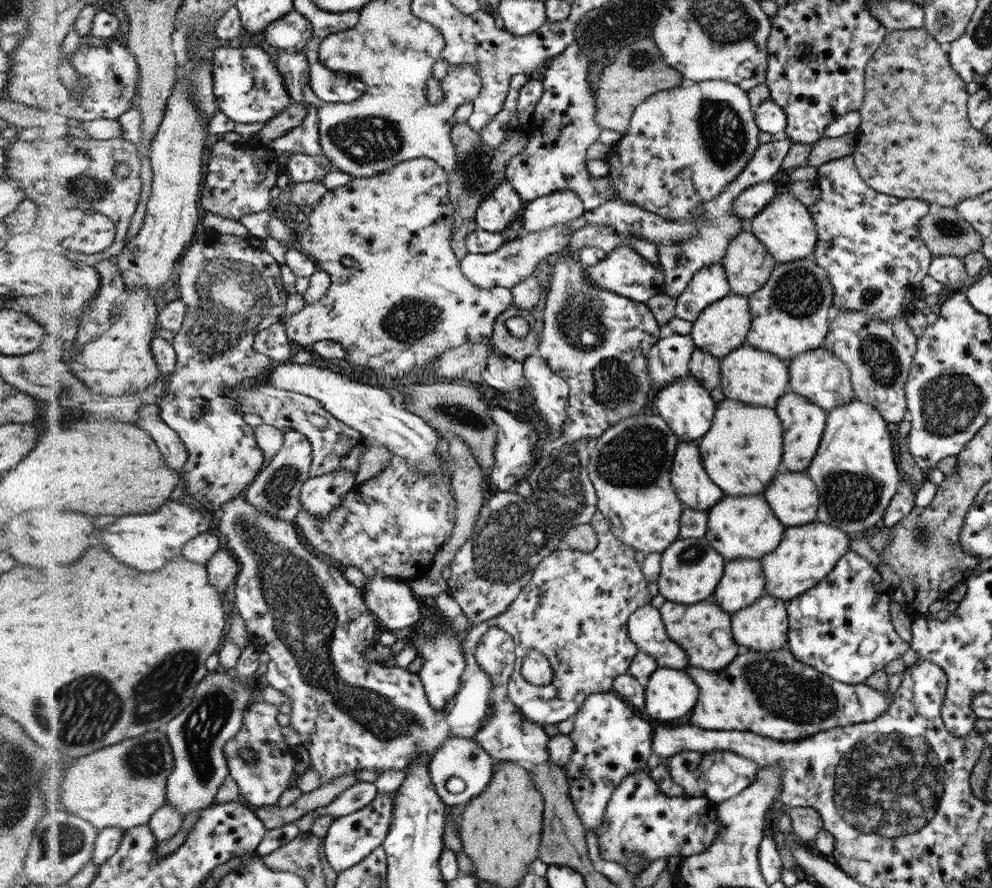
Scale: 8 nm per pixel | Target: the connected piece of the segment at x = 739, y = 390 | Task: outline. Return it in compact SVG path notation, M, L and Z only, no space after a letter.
M744 344L720 360L722 392L730 400L738 400L754 408L775 409L788 388L788 368L775 354Z

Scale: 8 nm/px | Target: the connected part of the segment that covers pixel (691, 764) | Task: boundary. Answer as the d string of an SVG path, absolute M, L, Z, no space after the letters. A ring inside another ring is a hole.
M684 751L667 757L667 769L670 776L675 779L678 786L682 786L686 796L696 797L698 793L699 772L697 766L701 761L701 753L696 751Z

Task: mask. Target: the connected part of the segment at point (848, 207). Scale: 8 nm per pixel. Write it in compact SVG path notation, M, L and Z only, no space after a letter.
M852 156L820 165L816 178L821 195L814 204L808 206L819 233L817 248L812 257L827 270L832 286L835 286L837 311L860 311L882 322L886 322L887 318L911 313L915 308L914 300L922 295L923 281L930 273L931 262L934 260L931 249L923 241L922 232L918 229L919 222L930 211L929 204L876 192L856 169Z

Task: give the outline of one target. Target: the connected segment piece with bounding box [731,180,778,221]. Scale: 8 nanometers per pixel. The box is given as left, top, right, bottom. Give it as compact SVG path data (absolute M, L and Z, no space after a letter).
M770 180L744 190L733 202L731 212L746 221L758 214L777 195L776 186Z

